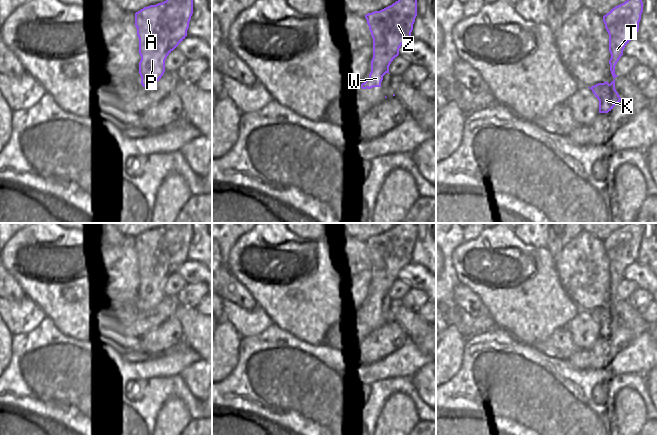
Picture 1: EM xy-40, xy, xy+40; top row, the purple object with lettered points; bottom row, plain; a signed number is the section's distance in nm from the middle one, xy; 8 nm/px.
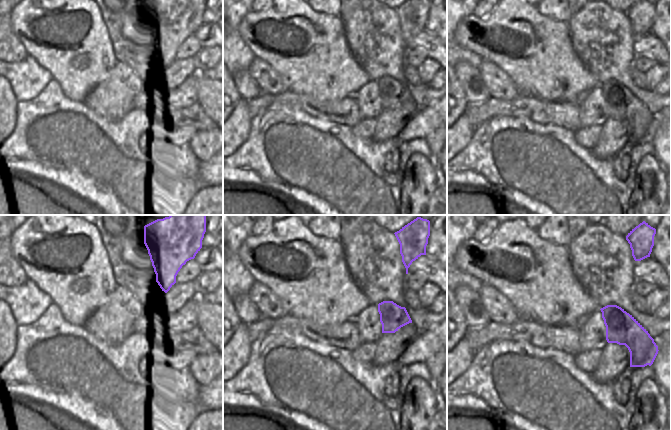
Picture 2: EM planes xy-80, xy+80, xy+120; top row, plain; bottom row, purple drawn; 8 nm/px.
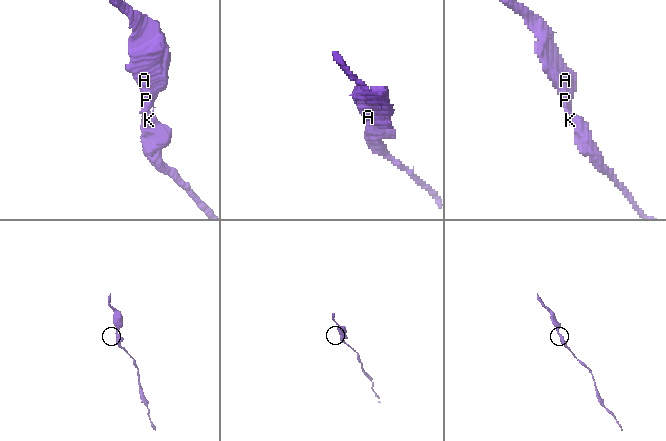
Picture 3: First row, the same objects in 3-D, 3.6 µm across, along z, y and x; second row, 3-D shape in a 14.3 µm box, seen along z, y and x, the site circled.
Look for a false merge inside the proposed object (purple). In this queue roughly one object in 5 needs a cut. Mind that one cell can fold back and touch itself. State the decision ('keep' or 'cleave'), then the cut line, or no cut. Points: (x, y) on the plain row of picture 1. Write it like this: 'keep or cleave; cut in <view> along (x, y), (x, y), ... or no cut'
keep; no cut

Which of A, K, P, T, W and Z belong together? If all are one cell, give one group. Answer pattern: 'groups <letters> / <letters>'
groups A K P T W Z

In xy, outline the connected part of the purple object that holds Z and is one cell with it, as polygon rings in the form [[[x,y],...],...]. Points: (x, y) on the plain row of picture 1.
[[[399,223],[392,229],[365,239],[373,262],[373,282],[369,302],[362,313],[381,311],[383,300],[389,297],[391,286],[399,272],[411,262],[417,240],[417,223]]]

